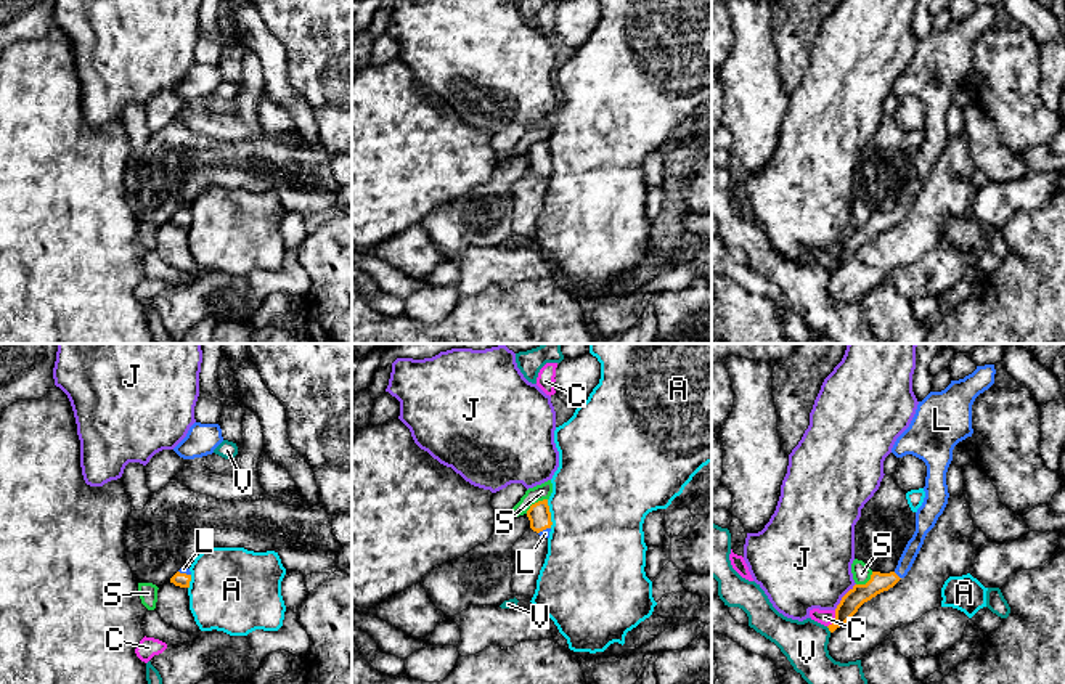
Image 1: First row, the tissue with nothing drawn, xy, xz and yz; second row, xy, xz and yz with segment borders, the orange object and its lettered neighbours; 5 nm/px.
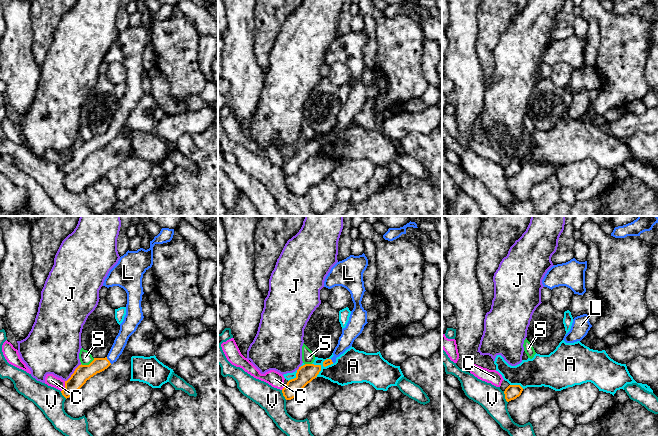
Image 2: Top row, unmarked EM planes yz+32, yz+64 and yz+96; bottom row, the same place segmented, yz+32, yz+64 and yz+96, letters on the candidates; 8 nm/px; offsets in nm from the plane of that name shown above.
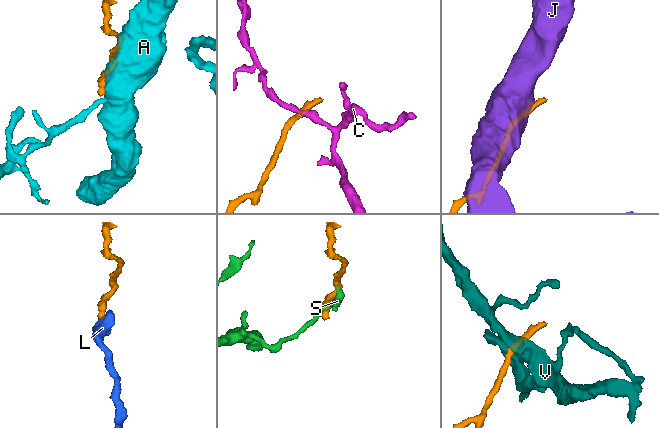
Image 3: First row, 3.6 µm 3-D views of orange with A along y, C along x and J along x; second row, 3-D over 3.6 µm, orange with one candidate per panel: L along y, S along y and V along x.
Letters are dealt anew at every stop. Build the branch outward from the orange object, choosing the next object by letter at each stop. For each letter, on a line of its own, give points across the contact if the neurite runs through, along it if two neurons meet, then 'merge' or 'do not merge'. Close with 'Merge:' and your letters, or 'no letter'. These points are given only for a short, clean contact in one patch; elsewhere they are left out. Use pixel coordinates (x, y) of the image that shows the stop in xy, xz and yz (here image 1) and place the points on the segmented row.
A: do not merge
C: border yz (836, 610), (836, 618), (828, 626); do not merge
J: border yz (855, 583), (834, 609); do not merge
L: way yz (853, 599), (879, 582), (897, 575), (914, 545); merge
S: border xz (546, 498), (534, 503), (526, 512); do not merge
V: border yz (826, 626), (831, 631); do not merge
Merge: L

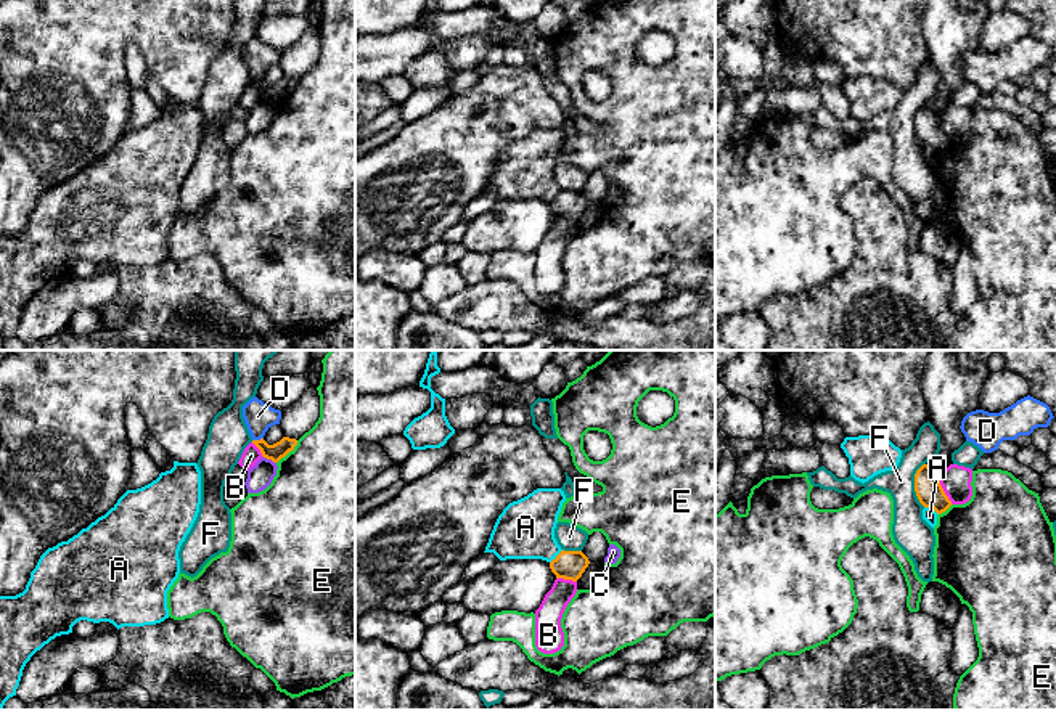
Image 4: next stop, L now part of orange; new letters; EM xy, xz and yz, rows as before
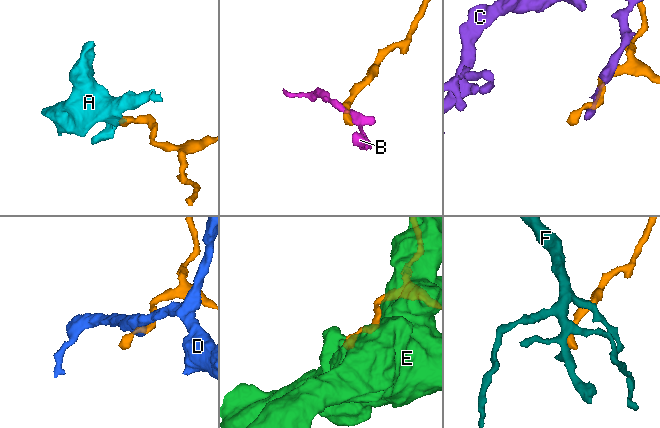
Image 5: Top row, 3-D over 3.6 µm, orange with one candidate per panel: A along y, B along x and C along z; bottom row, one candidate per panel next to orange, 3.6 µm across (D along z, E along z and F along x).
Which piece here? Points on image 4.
A: border xz (563, 550), (550, 563); do not merge
B: border yz (939, 477), (939, 484), (952, 503); do not merge
C: do not merge
D: do not merge
E: do not merge
F: do not merge
Merge: no letter

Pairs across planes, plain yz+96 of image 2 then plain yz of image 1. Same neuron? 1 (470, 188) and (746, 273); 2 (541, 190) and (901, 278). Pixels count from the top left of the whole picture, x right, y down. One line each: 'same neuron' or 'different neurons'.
1: same neuron
2: different neurons

